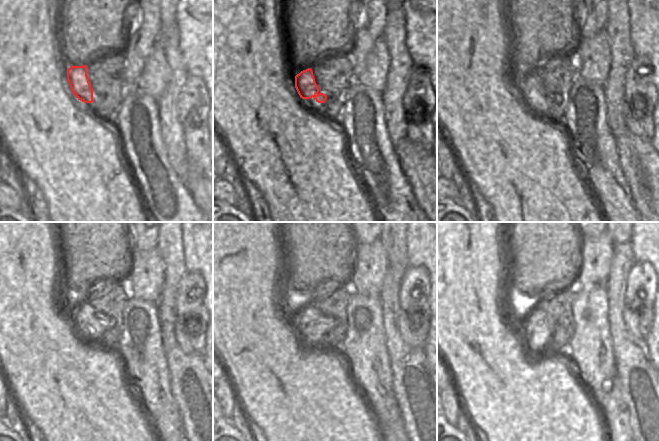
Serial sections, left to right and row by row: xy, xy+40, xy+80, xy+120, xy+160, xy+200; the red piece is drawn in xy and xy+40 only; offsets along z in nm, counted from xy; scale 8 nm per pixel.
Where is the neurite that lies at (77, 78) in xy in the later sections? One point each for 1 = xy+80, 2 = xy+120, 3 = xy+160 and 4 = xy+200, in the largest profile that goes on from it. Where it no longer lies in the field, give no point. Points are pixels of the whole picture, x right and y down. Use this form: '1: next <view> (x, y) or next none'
1: next xy+80 (532, 84)
2: next xy+120 (85, 314)
3: next xy+160 (313, 325)
4: next xy+200 (535, 332)

